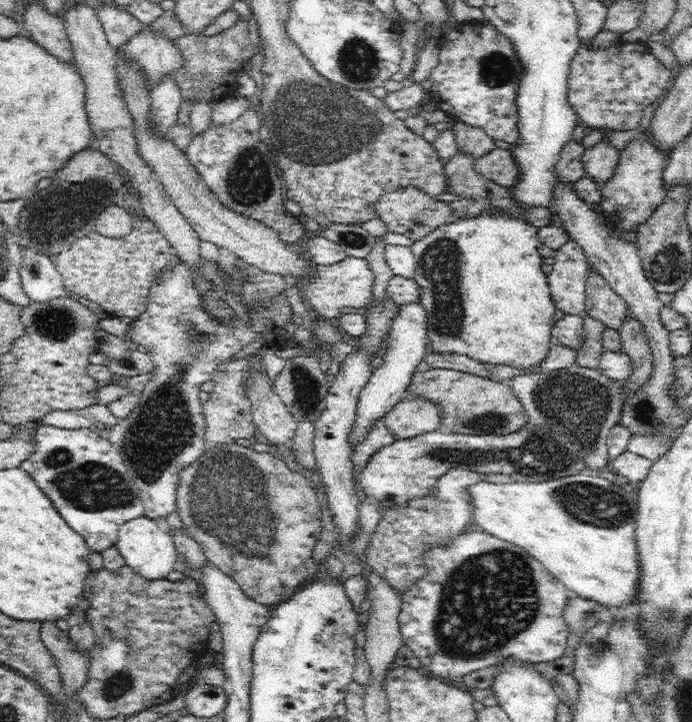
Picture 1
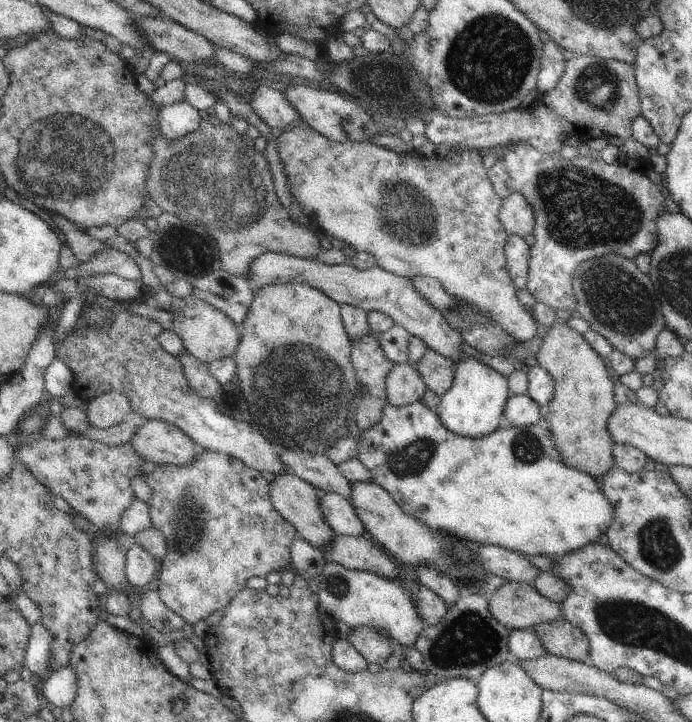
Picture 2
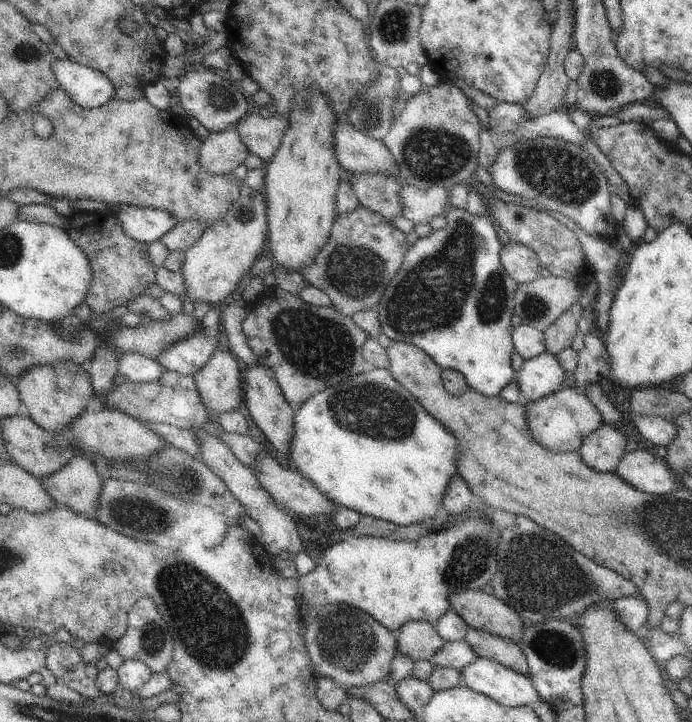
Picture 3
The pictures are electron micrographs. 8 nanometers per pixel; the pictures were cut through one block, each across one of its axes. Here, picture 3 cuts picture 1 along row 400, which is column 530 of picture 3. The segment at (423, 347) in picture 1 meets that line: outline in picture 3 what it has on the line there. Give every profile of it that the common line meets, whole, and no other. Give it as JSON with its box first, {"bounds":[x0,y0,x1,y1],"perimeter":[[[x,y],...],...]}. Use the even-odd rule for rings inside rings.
{"bounds":[516,350,564,401],"perimeter":[[[549,350],[531,359],[525,359],[516,378],[520,385],[522,401],[535,401],[558,391],[564,386],[564,372],[557,356]]]}

